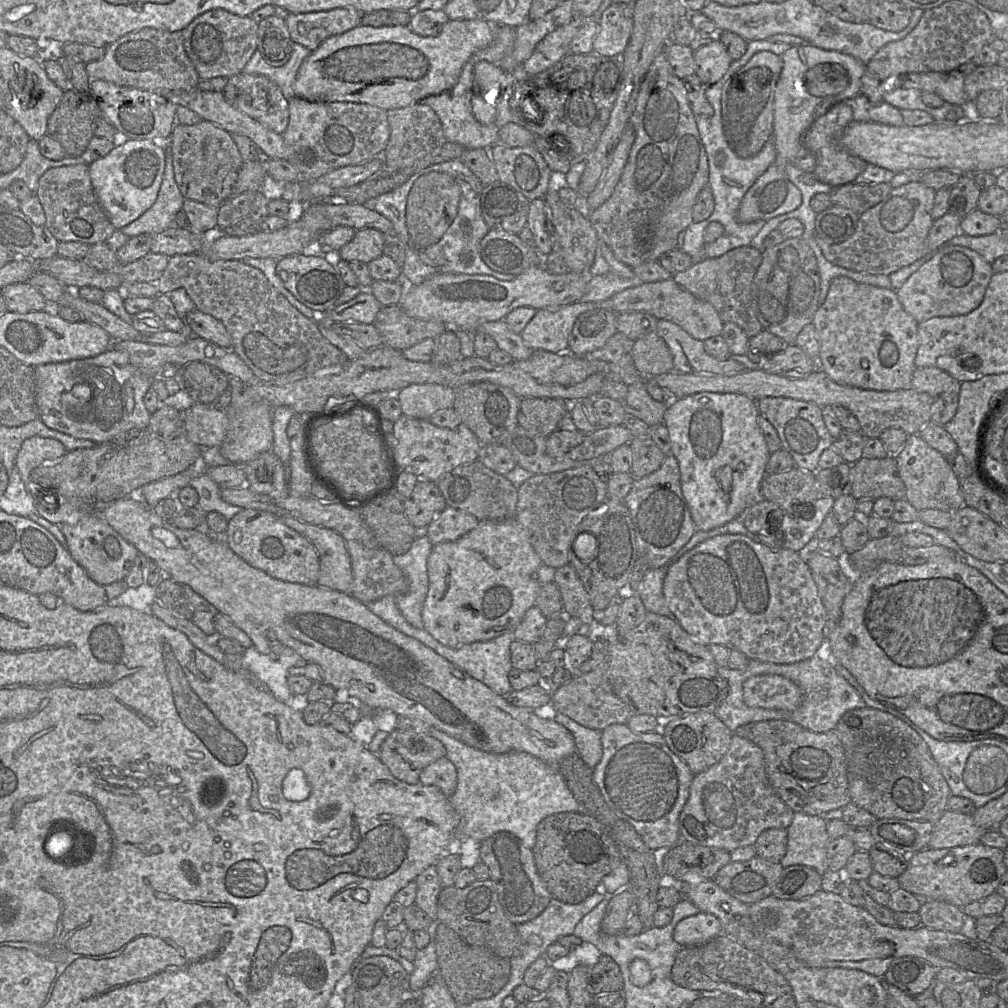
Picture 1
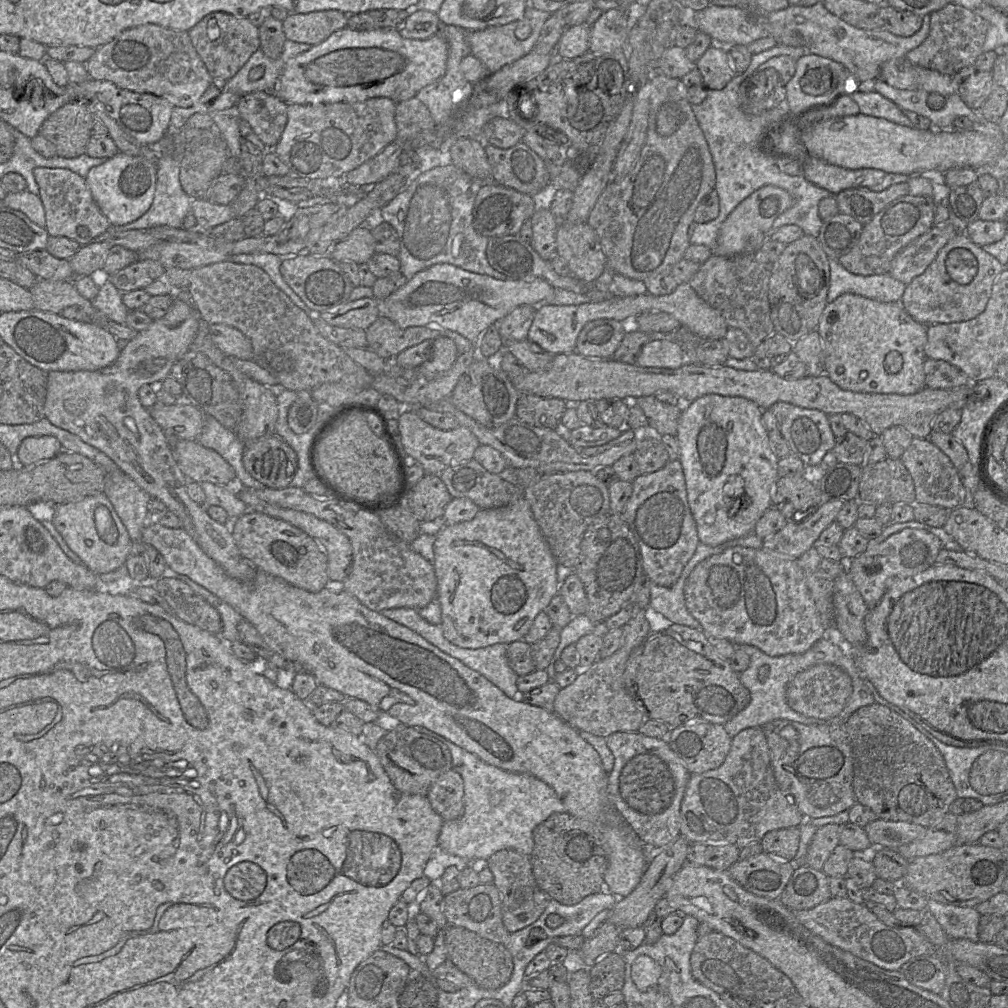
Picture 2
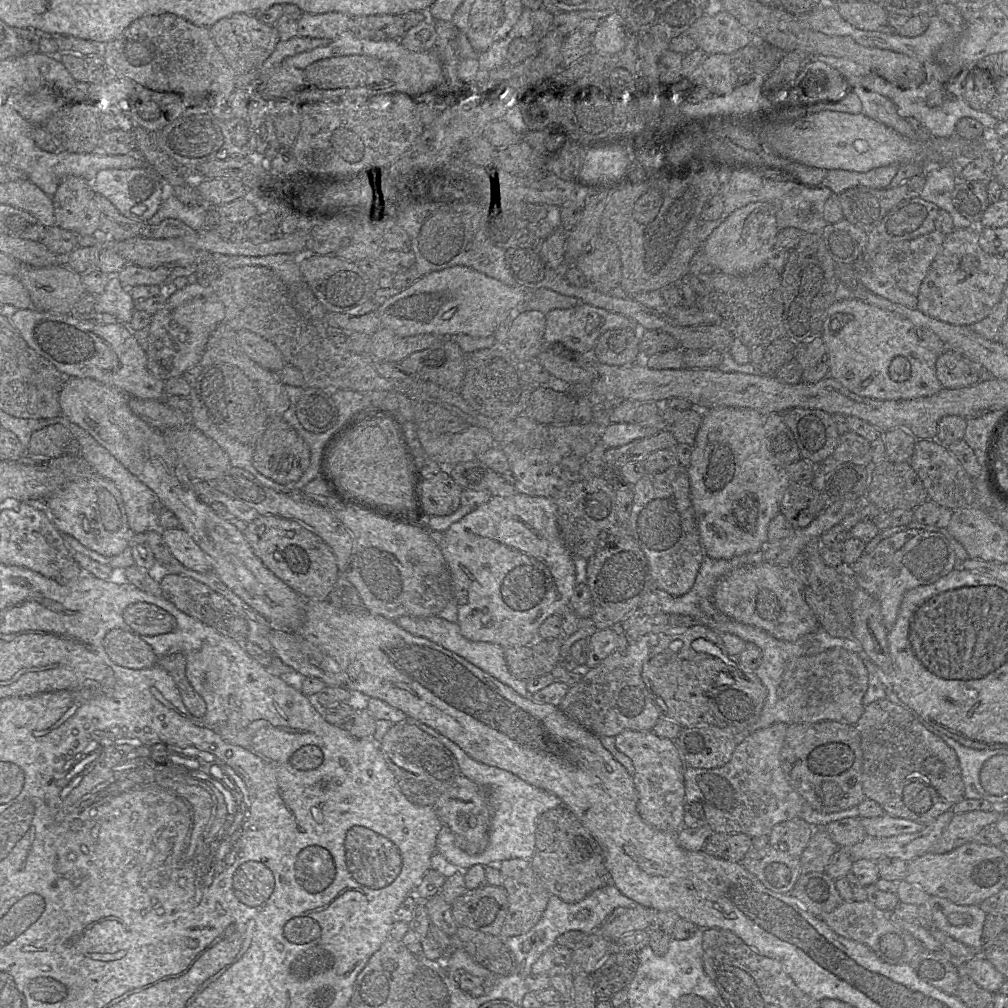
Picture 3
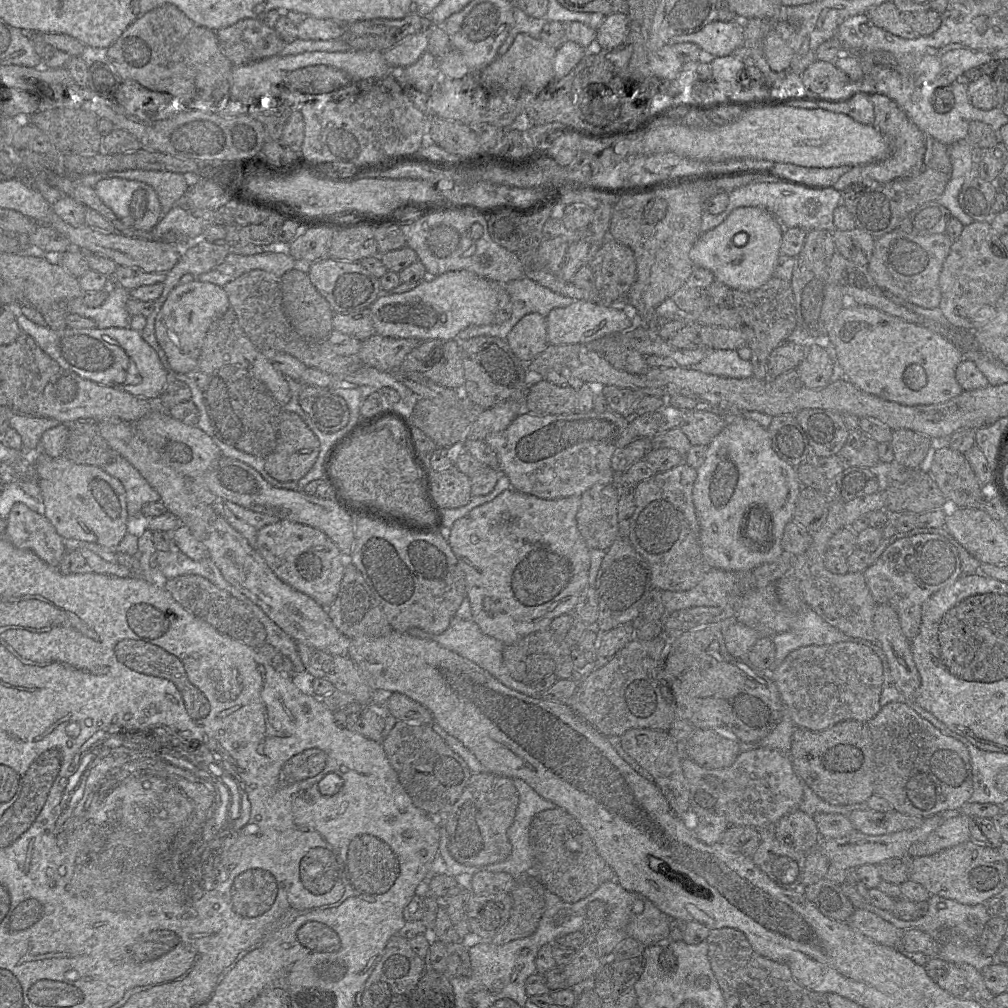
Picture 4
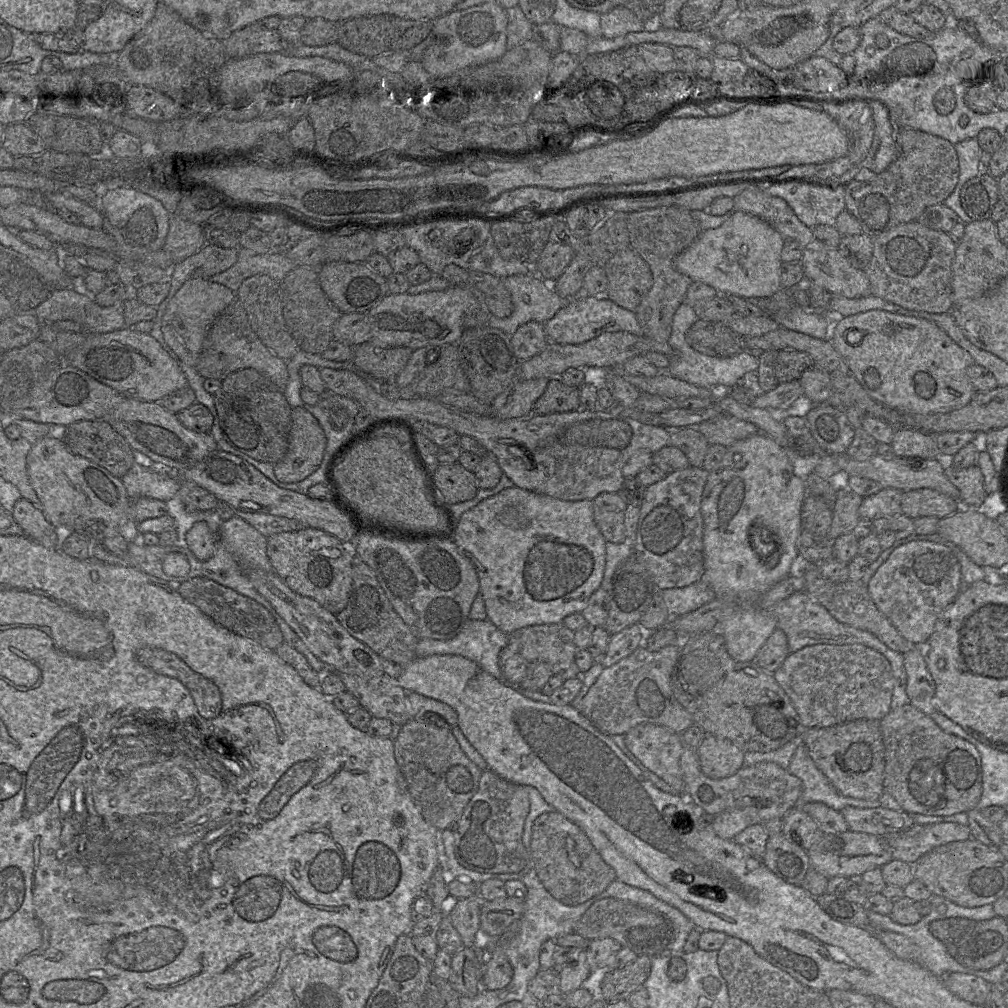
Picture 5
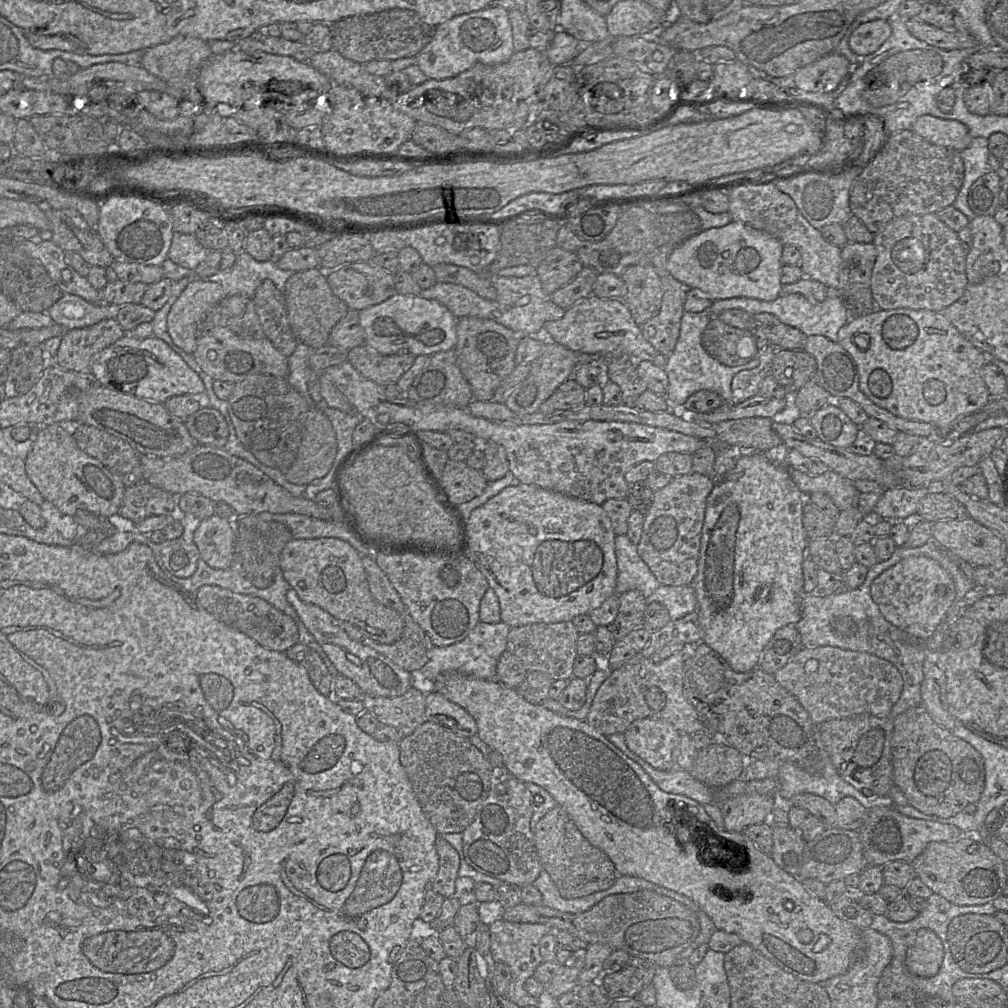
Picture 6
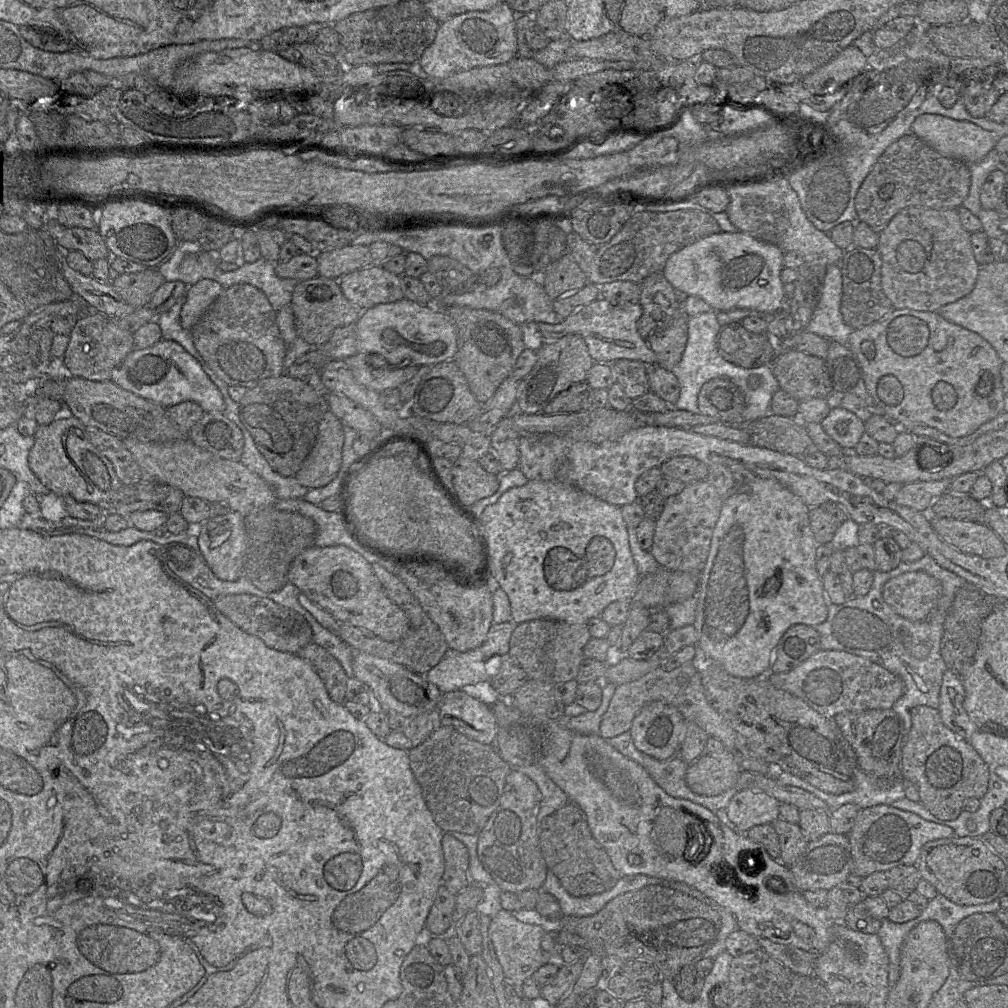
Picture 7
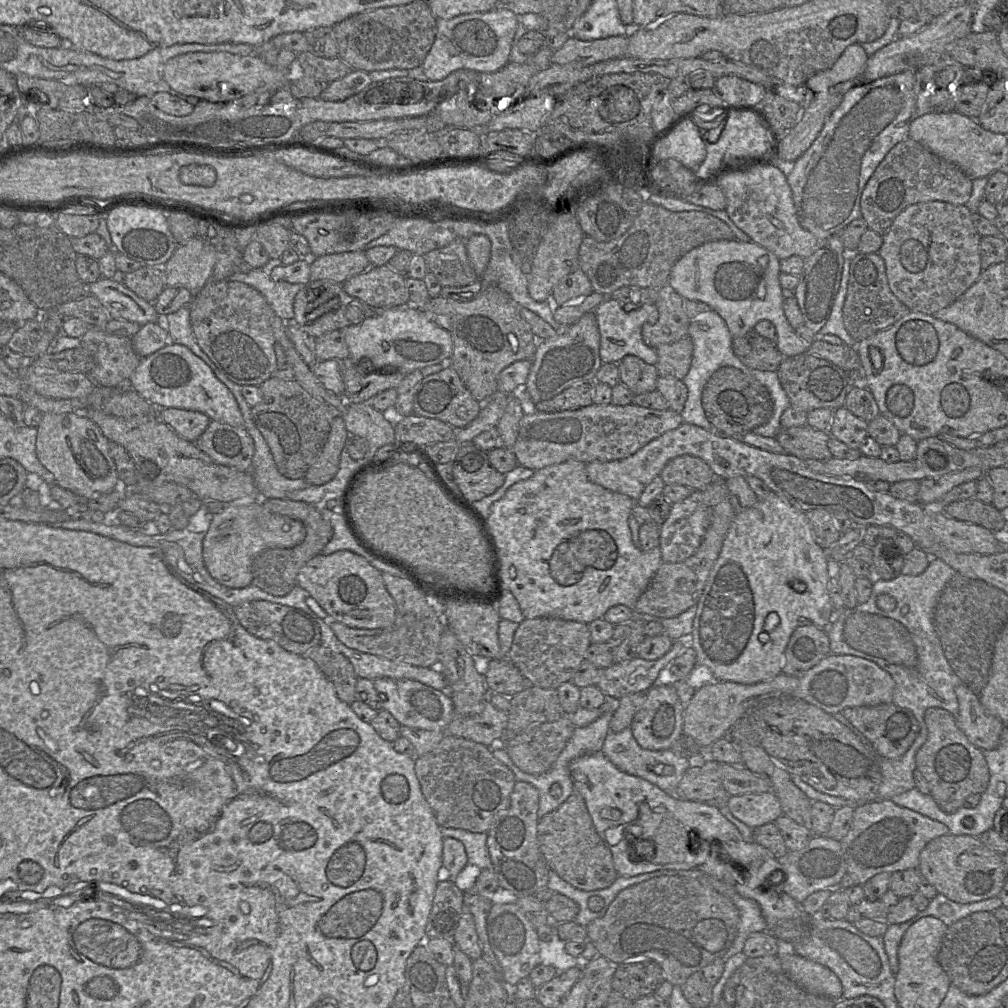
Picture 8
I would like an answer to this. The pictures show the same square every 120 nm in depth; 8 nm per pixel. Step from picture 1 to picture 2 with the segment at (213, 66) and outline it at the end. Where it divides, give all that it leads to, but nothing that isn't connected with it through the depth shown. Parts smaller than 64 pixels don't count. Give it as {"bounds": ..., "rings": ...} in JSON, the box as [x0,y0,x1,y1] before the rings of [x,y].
{"bounds":[188,12,260,79],"rings":[[[225,12],[208,14],[188,34],[213,79],[232,78],[260,47],[259,28],[247,17],[239,18]]]}

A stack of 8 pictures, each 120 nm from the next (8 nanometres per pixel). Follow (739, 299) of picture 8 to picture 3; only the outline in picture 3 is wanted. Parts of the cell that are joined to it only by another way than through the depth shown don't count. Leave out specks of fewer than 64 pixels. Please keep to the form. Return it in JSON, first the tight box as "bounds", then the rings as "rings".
{"bounds":[701,202,779,275],"rings":[[[752,202],[733,211],[702,244],[701,250],[707,256],[715,271],[730,275],[746,275],[766,264],[775,247],[779,228],[775,209],[768,202]]]}

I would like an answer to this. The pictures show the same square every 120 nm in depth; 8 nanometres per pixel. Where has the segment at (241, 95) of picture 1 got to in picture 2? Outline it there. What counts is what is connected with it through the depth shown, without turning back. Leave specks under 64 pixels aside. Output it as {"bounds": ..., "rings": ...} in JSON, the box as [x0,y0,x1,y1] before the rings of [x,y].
{"bounds":[236,91,287,149],"rings":[[[258,91],[241,97],[236,109],[266,147],[274,149],[287,124],[287,103],[273,93]]]}

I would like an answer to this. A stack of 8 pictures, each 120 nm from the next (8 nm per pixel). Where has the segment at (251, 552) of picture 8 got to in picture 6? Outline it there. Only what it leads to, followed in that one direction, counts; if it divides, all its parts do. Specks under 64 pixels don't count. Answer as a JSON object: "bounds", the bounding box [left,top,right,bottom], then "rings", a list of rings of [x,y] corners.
{"bounds":[193,515,236,569],"rings":[[[213,515],[203,519],[193,535],[201,559],[211,568],[226,569],[233,560],[236,532],[233,520]]]}

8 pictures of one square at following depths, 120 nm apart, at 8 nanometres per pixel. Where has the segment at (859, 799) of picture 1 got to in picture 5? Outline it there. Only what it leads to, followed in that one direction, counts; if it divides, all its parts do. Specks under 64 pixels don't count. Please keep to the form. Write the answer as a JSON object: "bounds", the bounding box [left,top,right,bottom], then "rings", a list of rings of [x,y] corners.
{"bounds":[880,703,982,816],"rings":[[[908,703],[891,709],[880,721],[883,741],[883,792],[890,794],[909,814],[949,816],[977,808],[982,795],[981,757],[967,740],[944,732],[933,719]]]}

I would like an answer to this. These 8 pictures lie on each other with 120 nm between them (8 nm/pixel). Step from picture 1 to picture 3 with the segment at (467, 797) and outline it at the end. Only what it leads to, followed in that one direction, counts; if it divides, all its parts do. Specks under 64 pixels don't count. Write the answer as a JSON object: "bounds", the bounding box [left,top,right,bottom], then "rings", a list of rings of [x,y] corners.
{"bounds":[434,730,562,870],"rings":[[[434,730],[440,741],[455,756],[461,775],[467,777],[484,789],[487,789],[491,800],[491,821],[489,828],[489,842],[485,850],[479,854],[470,855],[463,851],[456,843],[455,836],[447,825],[442,825],[437,839],[436,852],[439,852],[448,862],[458,870],[467,870],[473,865],[498,865],[502,861],[520,858],[531,860],[535,852],[535,831],[538,817],[552,808],[562,804],[556,795],[539,789],[518,776],[506,770],[489,766],[470,757],[457,744]]]}

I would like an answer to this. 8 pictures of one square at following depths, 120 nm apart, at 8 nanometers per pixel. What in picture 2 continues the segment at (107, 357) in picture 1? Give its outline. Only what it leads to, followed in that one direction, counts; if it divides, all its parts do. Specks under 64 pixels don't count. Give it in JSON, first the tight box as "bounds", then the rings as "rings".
{"bounds":[44,299,257,582],"rings":[[[175,299],[166,315],[138,332],[112,365],[97,371],[48,372],[44,418],[103,452],[152,499],[162,501],[179,517],[182,528],[202,551],[229,577],[252,582],[257,568],[240,554],[230,525],[210,518],[206,508],[188,496],[189,481],[177,465],[168,437],[138,396],[143,385],[159,385],[169,376],[172,366],[192,349],[199,323],[200,314],[194,305]]]}

